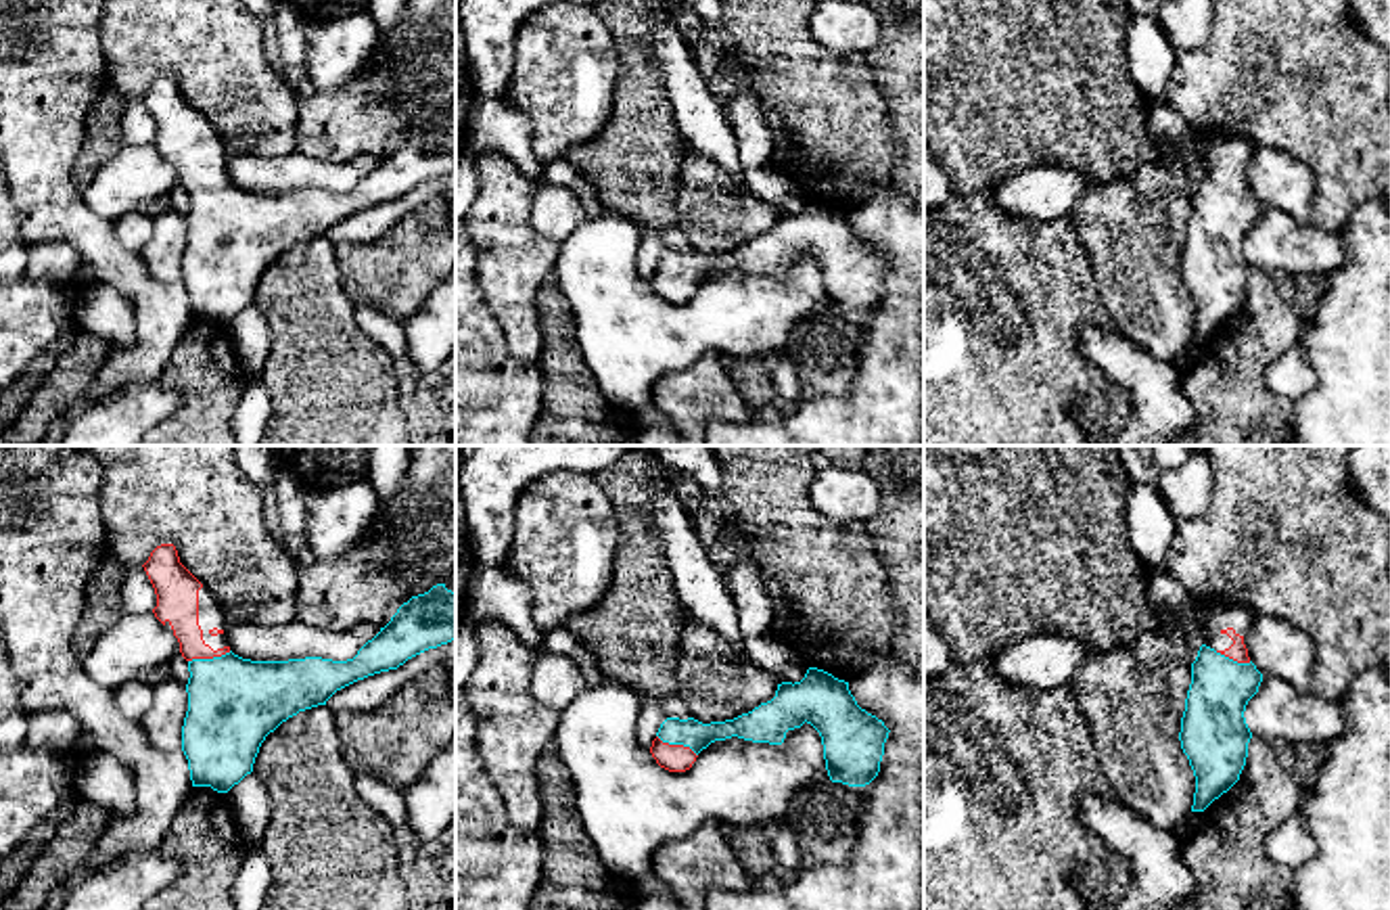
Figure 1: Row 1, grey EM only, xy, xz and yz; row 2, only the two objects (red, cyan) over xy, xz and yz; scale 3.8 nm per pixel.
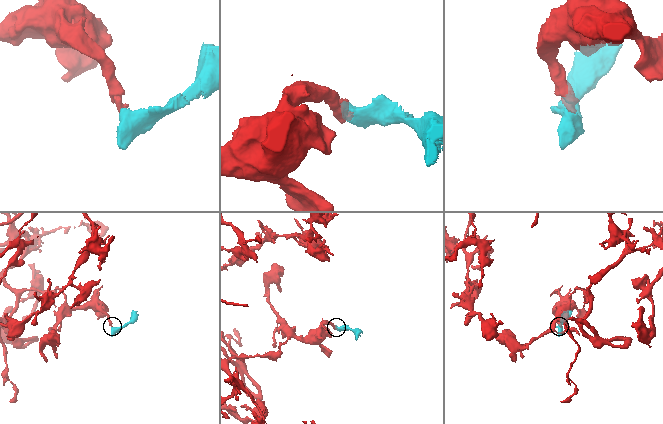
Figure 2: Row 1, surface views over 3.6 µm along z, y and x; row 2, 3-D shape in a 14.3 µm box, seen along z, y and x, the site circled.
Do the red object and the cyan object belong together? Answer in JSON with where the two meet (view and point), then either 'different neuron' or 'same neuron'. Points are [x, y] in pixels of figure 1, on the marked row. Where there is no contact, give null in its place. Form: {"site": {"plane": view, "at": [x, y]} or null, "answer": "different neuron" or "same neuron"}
{"site": {"plane": "xy", "at": [210, 657]}, "answer": "same neuron"}

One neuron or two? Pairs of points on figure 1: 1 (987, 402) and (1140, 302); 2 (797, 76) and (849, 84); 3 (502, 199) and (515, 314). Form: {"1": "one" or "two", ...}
{"1": "two", "2": "one", "3": "one"}

